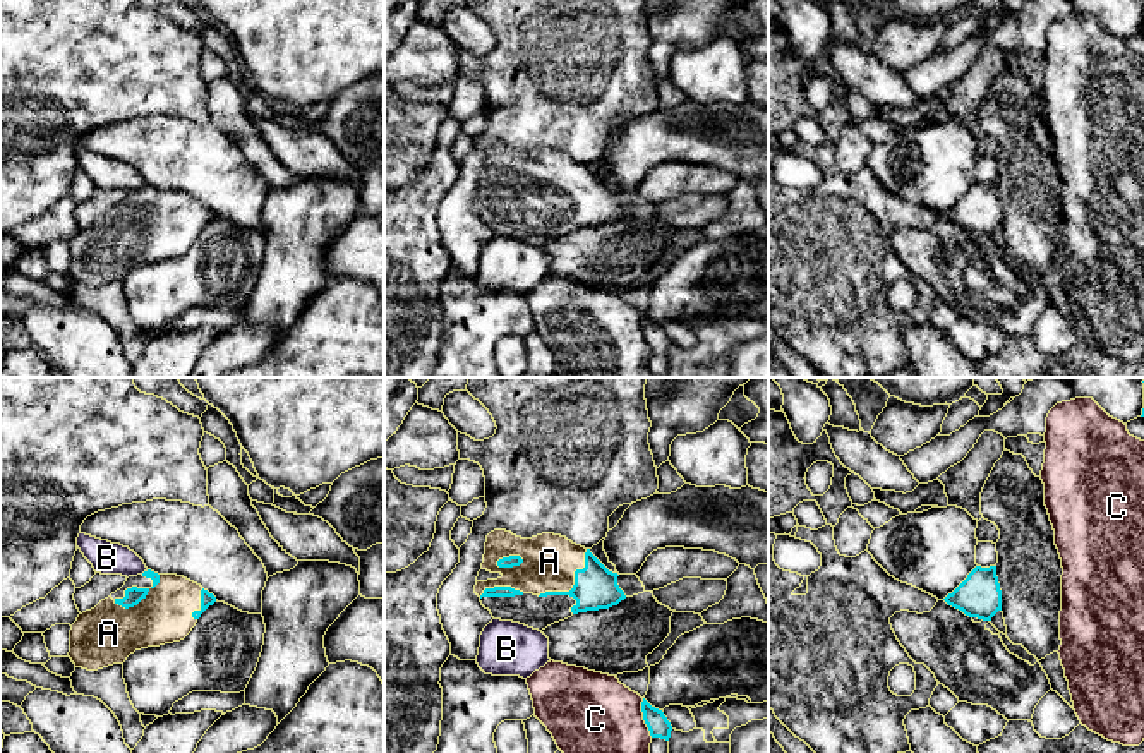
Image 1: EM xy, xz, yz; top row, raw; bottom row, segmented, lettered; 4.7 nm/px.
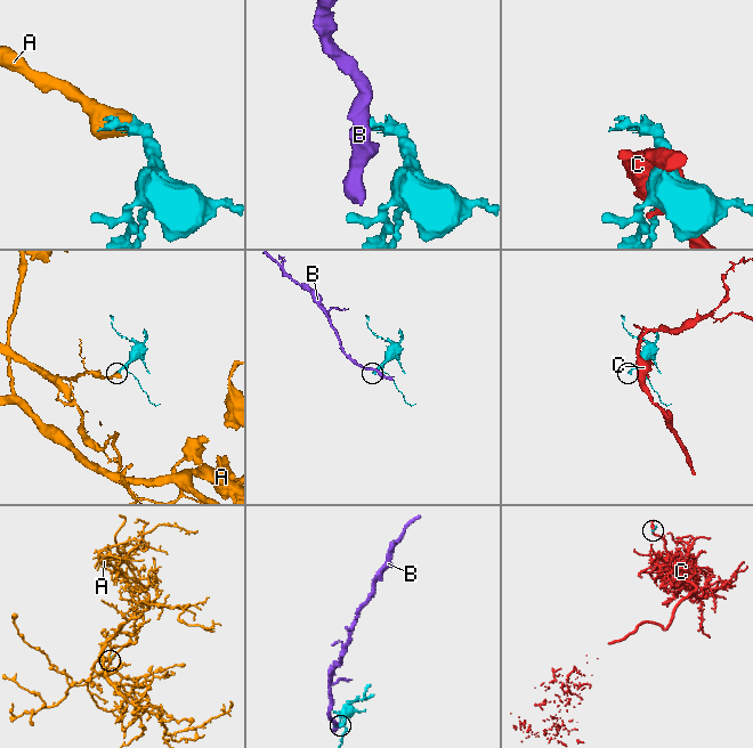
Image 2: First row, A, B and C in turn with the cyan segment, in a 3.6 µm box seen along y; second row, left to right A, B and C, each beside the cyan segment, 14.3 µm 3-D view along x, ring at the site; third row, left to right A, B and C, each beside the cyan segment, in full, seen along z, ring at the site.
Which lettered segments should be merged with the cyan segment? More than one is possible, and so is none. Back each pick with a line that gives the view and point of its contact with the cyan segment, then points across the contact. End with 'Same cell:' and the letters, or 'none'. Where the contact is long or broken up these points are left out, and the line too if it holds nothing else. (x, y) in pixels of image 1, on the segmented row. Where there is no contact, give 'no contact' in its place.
A: meets cyan in xz at (575, 584)
Same cell: A

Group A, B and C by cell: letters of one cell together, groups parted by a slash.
A / B / C

